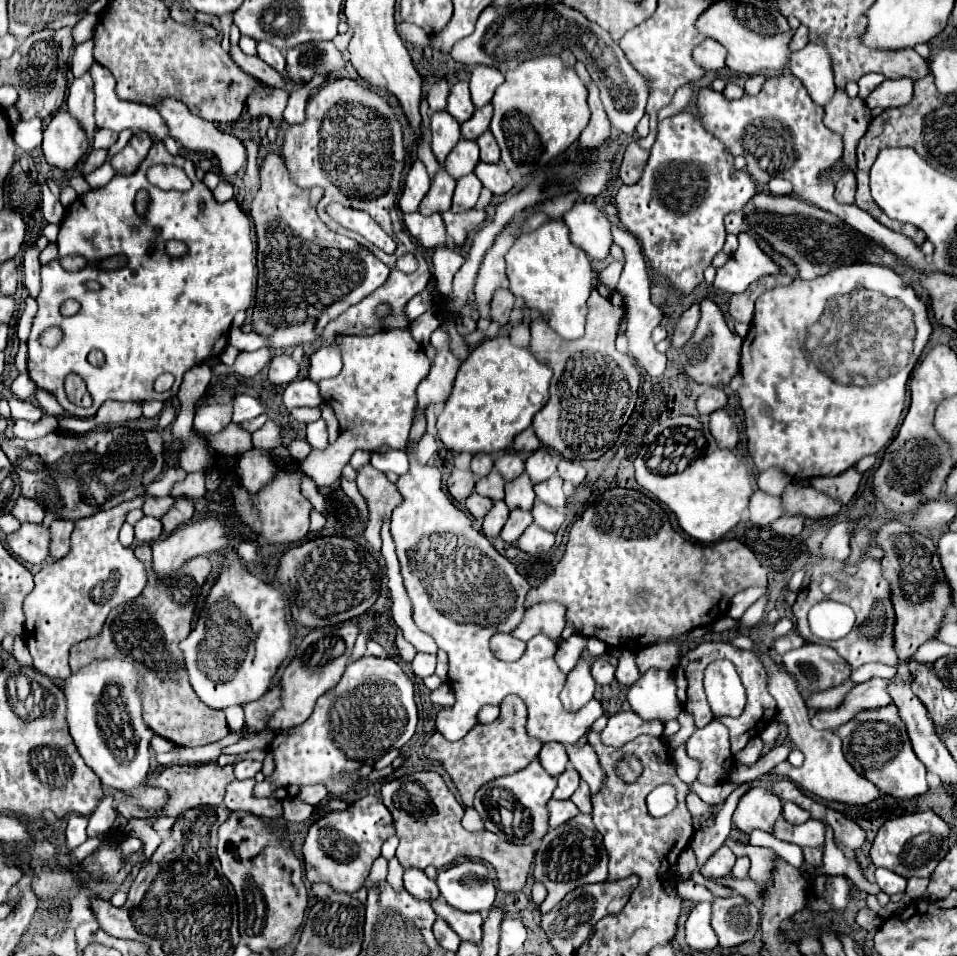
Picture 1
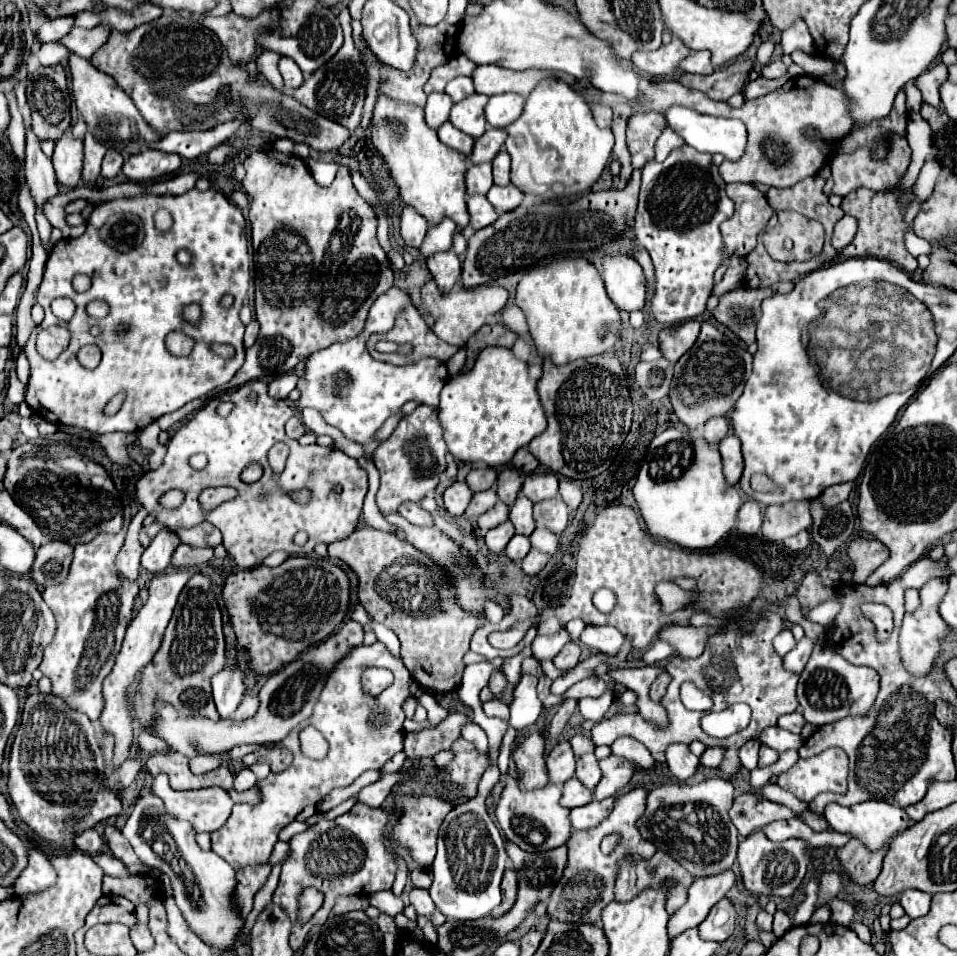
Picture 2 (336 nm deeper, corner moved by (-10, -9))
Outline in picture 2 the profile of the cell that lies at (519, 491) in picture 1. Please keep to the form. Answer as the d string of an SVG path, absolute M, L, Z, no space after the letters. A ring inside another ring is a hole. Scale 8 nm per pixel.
M519 495L519 499L511 505L509 521L515 525L515 533L521 535L531 535L535 529L535 519L533 519L533 503L525 495Z

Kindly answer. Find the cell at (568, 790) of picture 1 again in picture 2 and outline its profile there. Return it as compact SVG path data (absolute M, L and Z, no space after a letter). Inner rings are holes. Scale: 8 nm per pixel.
M569 779L565 785L563 785L563 797L561 797L561 803L569 809L573 807L581 807L585 803L591 801L591 793L577 781L577 779Z

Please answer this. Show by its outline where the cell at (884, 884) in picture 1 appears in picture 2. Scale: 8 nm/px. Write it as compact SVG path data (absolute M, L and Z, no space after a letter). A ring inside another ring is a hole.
M907 889L907 891L901 893L899 903L903 905L905 913L907 913L911 919L917 919L917 917L923 917L923 915L929 913L931 895L923 893L923 891L917 891L917 889Z

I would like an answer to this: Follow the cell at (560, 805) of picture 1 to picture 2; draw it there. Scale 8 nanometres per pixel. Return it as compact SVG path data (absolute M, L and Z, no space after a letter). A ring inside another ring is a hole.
M603 799L603 801L591 801L583 807L575 807L571 809L571 825L573 829L589 829L589 827L595 827L597 823L601 823L609 813L611 813L611 807L613 807L613 799Z

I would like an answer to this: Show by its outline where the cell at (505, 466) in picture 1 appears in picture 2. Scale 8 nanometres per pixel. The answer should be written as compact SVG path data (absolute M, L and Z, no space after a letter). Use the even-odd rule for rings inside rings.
M503 469L499 473L499 479L497 479L497 495L503 503L507 505L513 505L513 501L517 499L519 491L523 487L523 475L515 469Z

